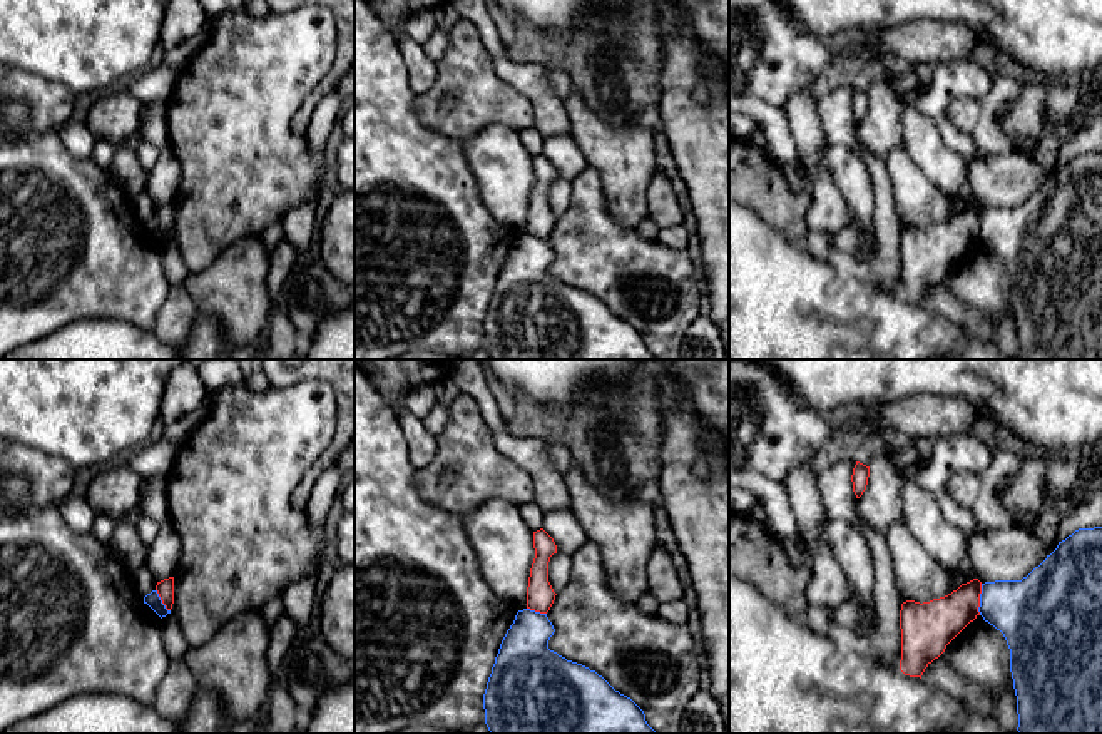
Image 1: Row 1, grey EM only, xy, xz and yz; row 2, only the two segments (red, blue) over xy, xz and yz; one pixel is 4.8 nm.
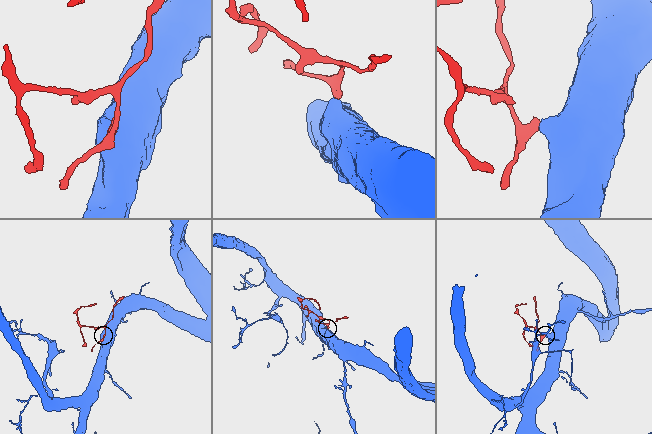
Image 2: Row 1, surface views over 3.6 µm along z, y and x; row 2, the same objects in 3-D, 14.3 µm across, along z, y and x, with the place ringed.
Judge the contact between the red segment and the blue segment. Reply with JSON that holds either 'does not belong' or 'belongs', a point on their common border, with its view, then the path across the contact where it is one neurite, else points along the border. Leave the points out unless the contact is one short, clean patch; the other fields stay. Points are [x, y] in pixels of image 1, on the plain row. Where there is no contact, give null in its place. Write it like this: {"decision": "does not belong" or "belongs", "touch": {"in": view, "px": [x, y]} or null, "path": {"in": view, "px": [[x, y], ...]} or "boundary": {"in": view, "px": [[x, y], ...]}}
{"decision": "does not belong", "touch": {"in": "yz", "px": [979, 224]}, "boundary": {"in": "yz", "px": [[982, 209], [979, 239]]}}

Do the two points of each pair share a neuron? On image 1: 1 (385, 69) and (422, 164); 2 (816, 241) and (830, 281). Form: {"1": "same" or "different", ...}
{"1": "same", "2": "different"}

